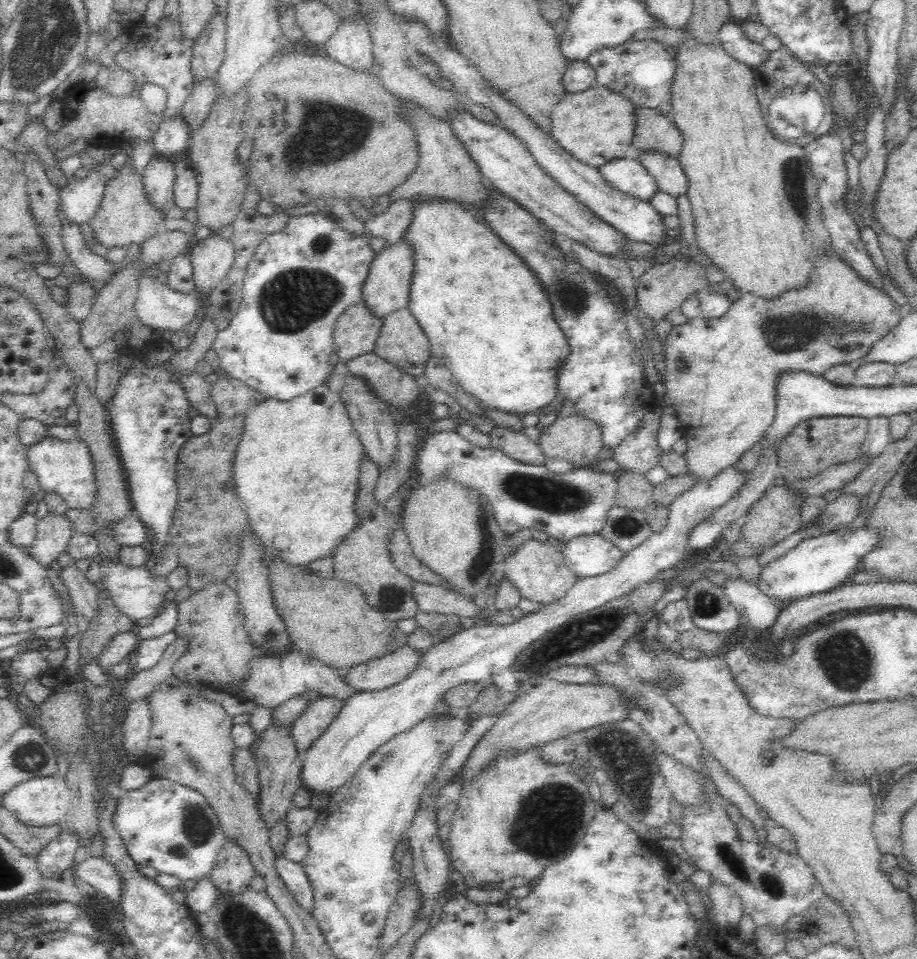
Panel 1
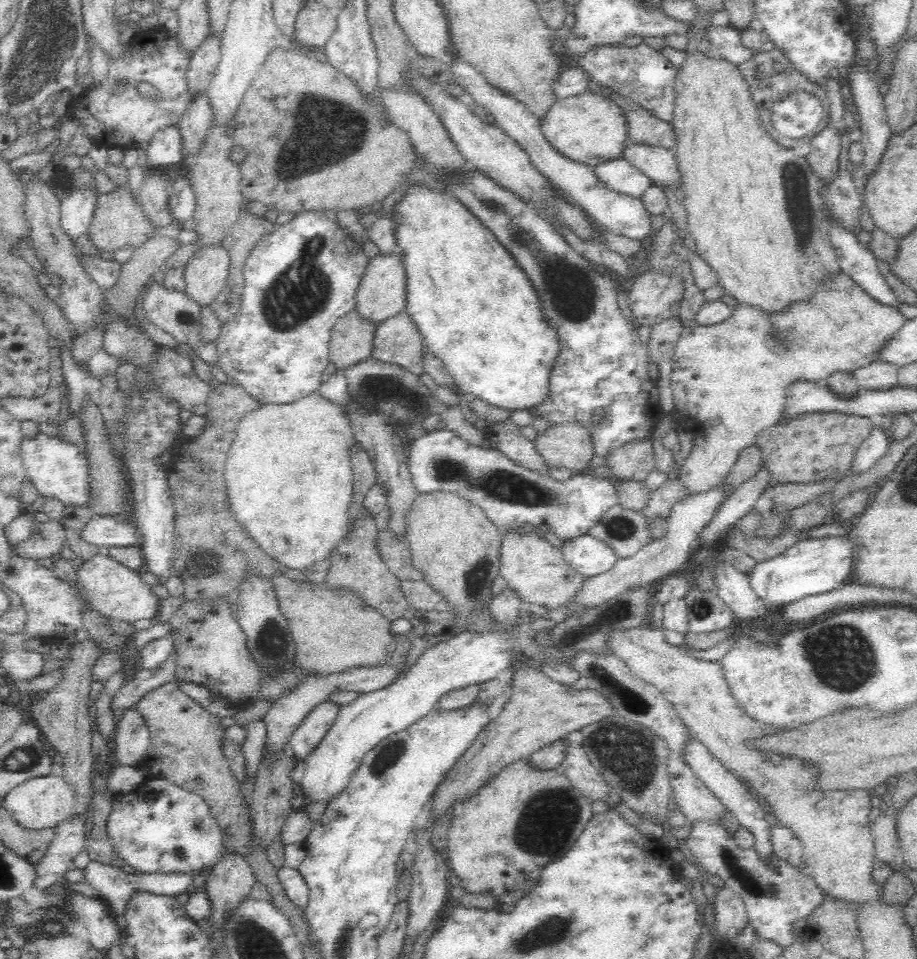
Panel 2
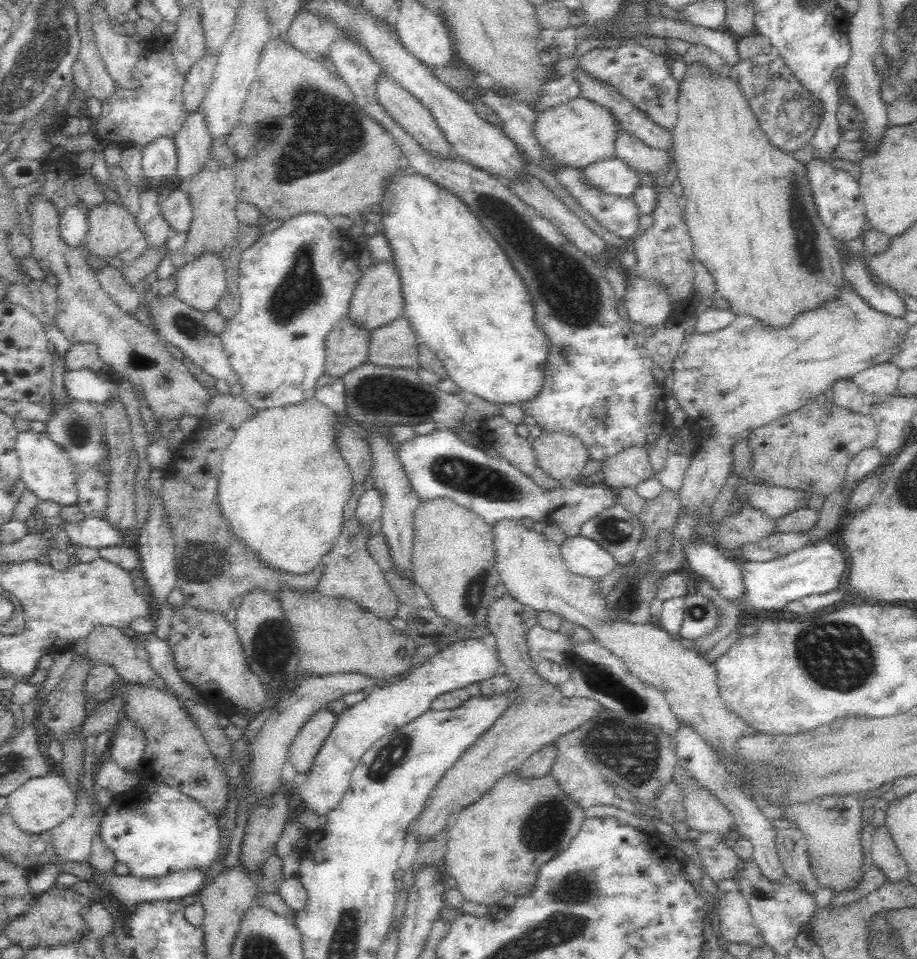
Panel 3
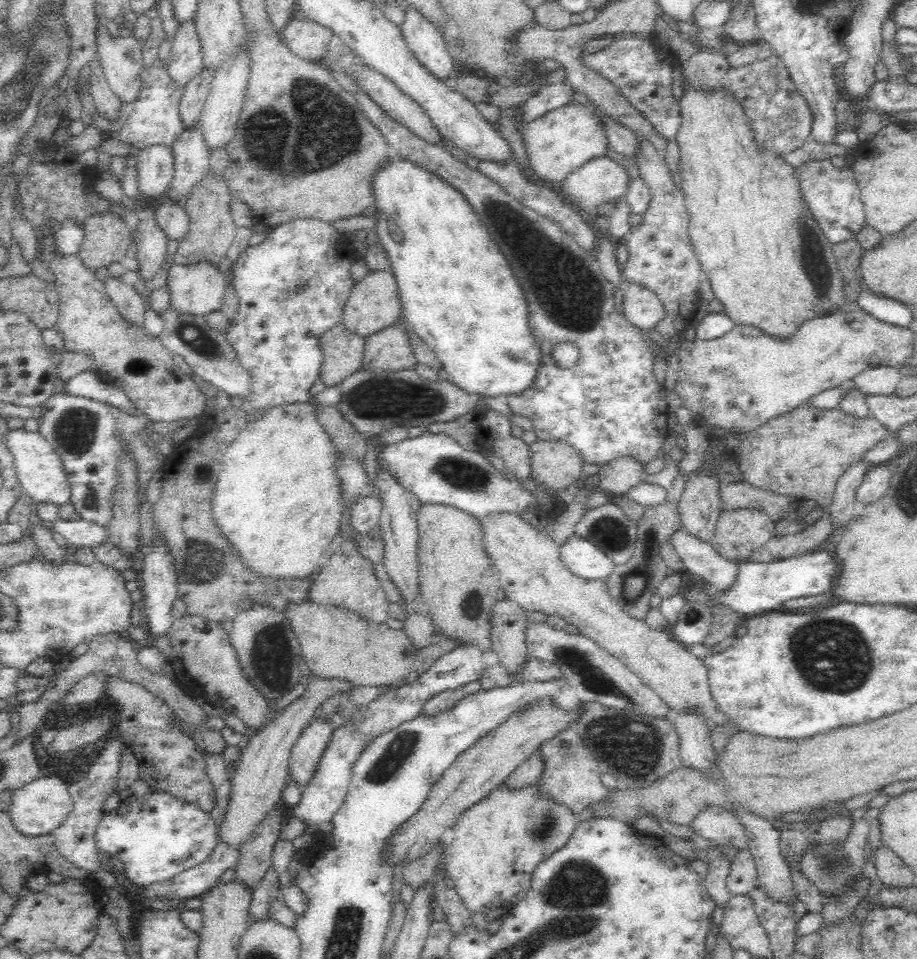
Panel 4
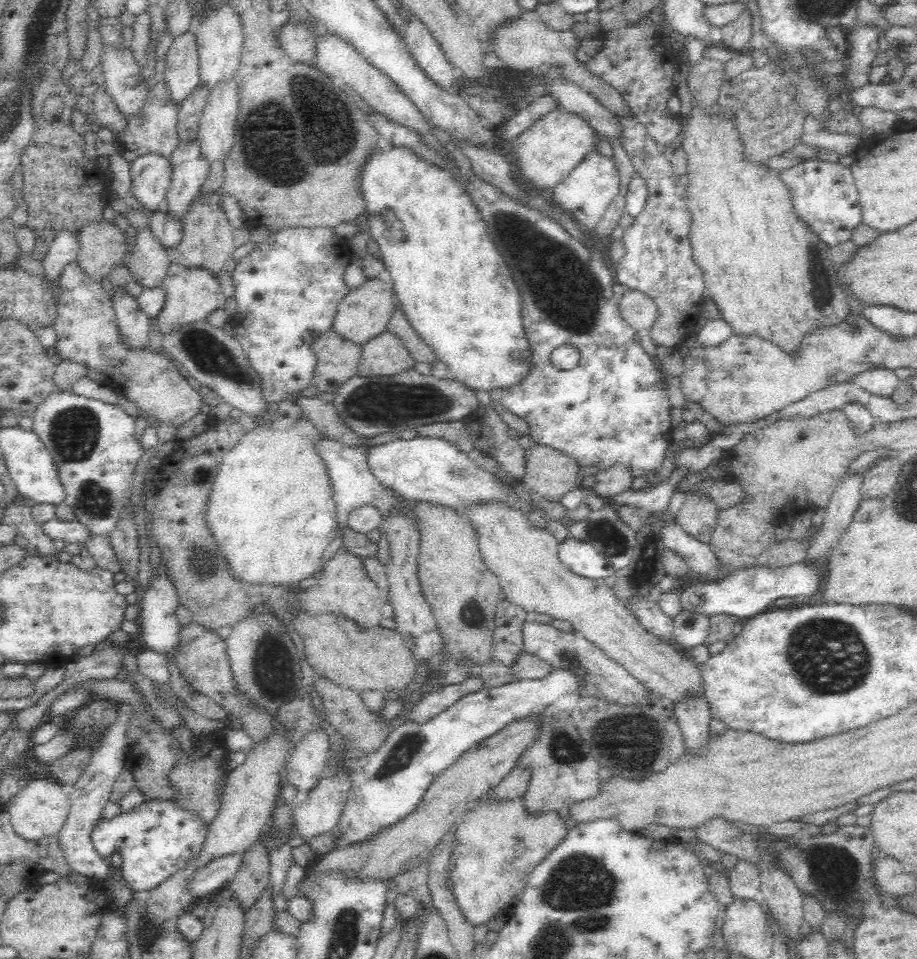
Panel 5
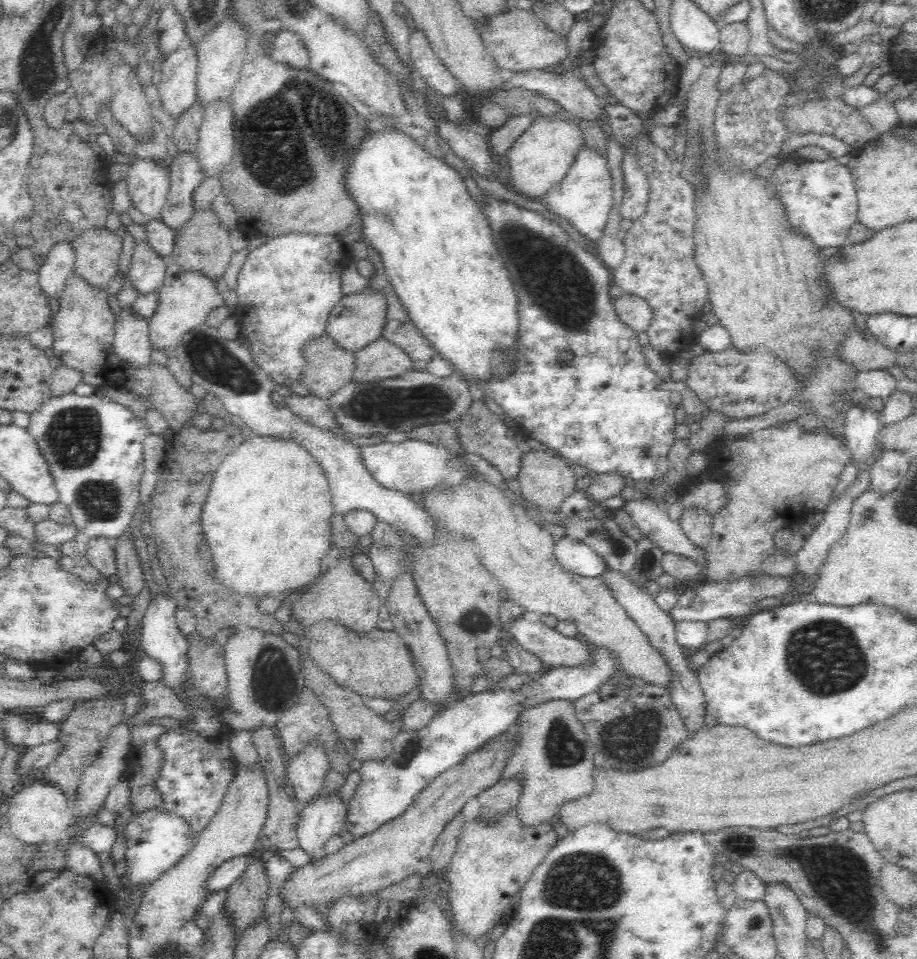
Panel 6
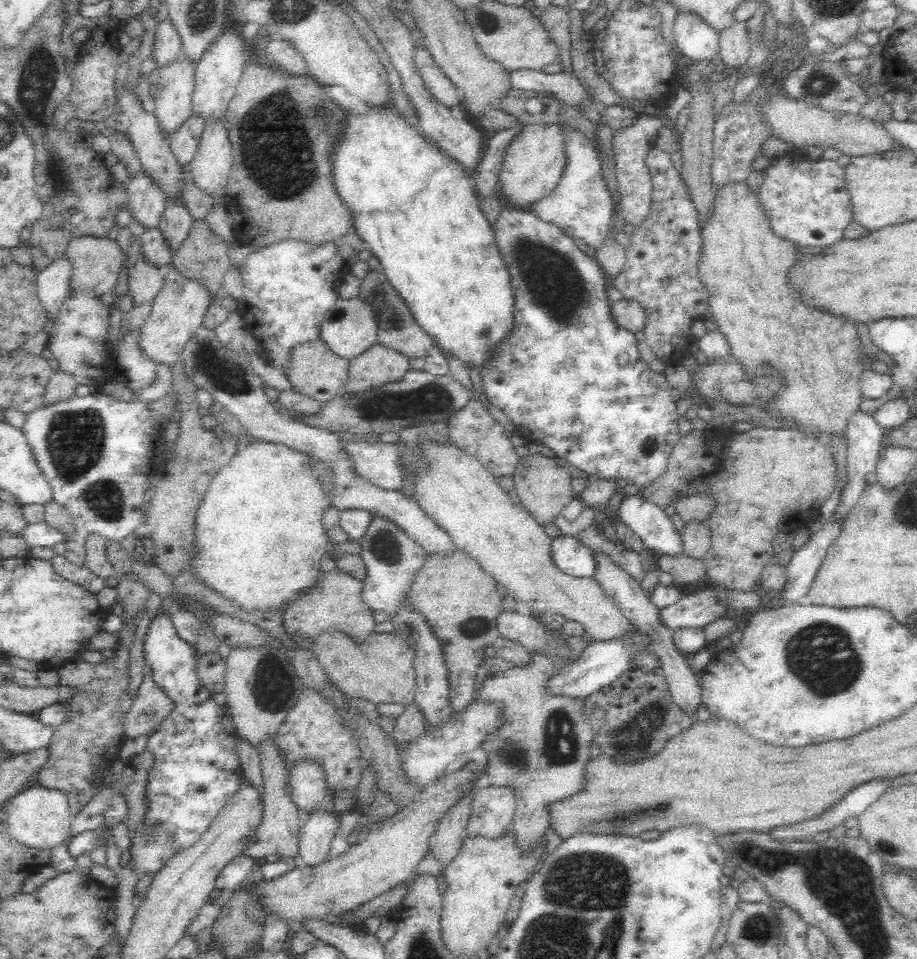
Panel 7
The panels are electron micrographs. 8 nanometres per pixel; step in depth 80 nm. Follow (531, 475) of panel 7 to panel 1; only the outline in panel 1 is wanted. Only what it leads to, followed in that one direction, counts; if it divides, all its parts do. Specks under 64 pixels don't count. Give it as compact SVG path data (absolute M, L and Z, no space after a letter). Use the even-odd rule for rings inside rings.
M579 414L557 418L553 424L542 429L542 434L538 444L544 455L549 458L566 458L574 466L592 465L595 459L603 450L602 428L592 418L587 418Z

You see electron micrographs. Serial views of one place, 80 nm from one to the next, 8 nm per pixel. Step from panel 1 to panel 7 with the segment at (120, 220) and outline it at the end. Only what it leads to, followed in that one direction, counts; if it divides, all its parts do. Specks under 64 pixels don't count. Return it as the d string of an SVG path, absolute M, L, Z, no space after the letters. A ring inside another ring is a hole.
M82 236L73 238L66 250L66 255L72 261L72 274L69 288L77 289L84 287L101 295L113 290L118 280L118 273L123 265L125 251L118 246L116 240L106 236Z

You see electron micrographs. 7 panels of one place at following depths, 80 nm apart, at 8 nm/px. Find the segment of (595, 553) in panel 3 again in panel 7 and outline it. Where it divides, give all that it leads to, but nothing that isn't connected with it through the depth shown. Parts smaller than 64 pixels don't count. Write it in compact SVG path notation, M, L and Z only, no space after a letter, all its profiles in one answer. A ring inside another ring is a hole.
M561 534L554 538L551 547L554 563L573 577L593 577L598 568L593 551L572 535Z

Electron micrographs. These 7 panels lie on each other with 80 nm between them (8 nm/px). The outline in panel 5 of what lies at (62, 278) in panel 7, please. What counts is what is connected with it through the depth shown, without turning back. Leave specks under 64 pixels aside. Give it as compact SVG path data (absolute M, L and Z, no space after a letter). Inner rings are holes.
M61 231L51 242L41 266L44 269L44 279L52 286L59 280L60 269L69 262L76 261L80 252L78 232Z

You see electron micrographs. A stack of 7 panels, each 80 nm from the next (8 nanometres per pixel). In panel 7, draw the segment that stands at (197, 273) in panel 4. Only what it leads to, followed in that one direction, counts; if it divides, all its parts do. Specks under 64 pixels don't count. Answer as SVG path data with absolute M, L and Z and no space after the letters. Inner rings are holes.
M170 262L167 265L167 273L160 292L152 300L152 312L141 326L140 347L144 354L154 359L156 364L160 362L170 366L179 360L179 354L183 351L188 339L195 334L197 328L203 324L204 316L208 309L217 302L221 296L212 295L204 281L196 277L182 275L176 265Z

